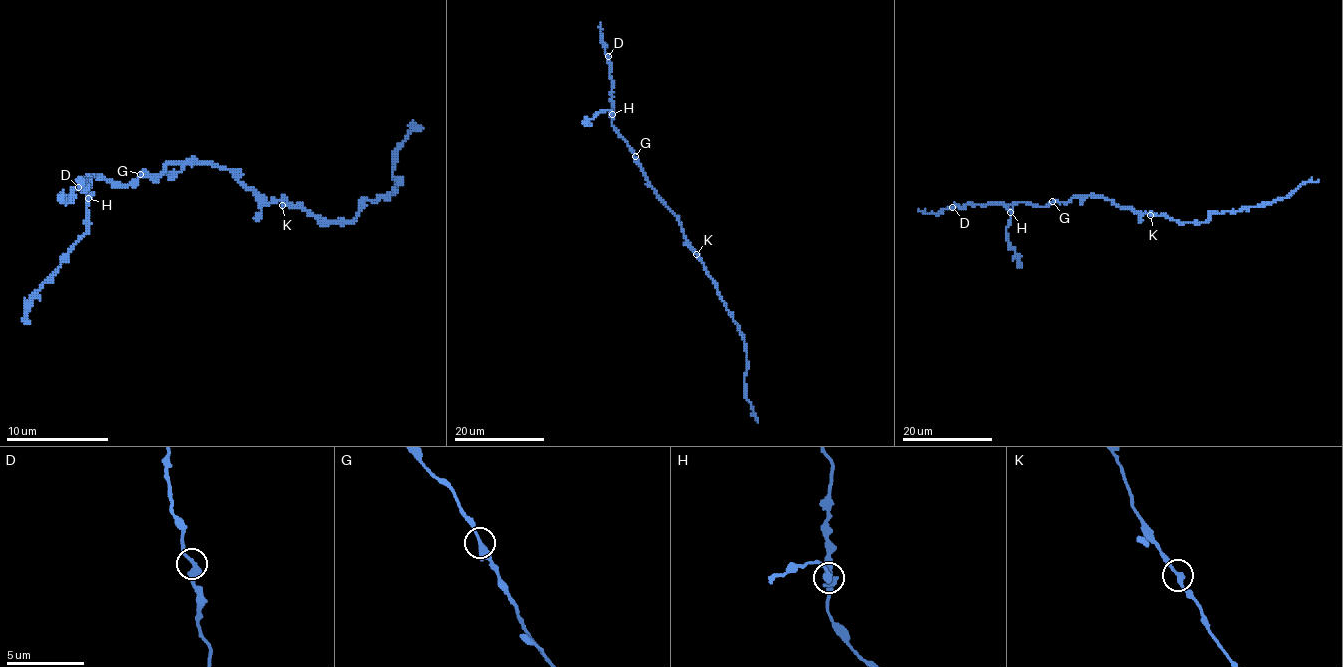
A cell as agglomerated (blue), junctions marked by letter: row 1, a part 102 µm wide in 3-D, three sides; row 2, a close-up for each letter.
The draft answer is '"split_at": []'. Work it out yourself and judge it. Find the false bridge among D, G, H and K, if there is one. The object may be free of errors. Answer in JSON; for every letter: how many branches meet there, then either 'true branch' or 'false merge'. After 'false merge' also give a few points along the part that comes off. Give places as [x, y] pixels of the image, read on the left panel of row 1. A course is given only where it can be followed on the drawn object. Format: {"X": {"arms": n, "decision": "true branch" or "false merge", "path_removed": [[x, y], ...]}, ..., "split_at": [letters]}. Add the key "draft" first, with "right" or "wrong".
{"draft": "wrong", "D": {"arms": 2, "decision": "true branch"}, "G": {"arms": 2, "decision": "true branch"}, "H": {"arms": 2, "decision": "false merge", "path_removed": [[89, 197], [89, 228], [58, 272], [37, 293], [24, 323]]}, "K": {"arms": 2, "decision": "true branch"}, "split_at": ["H"]}

